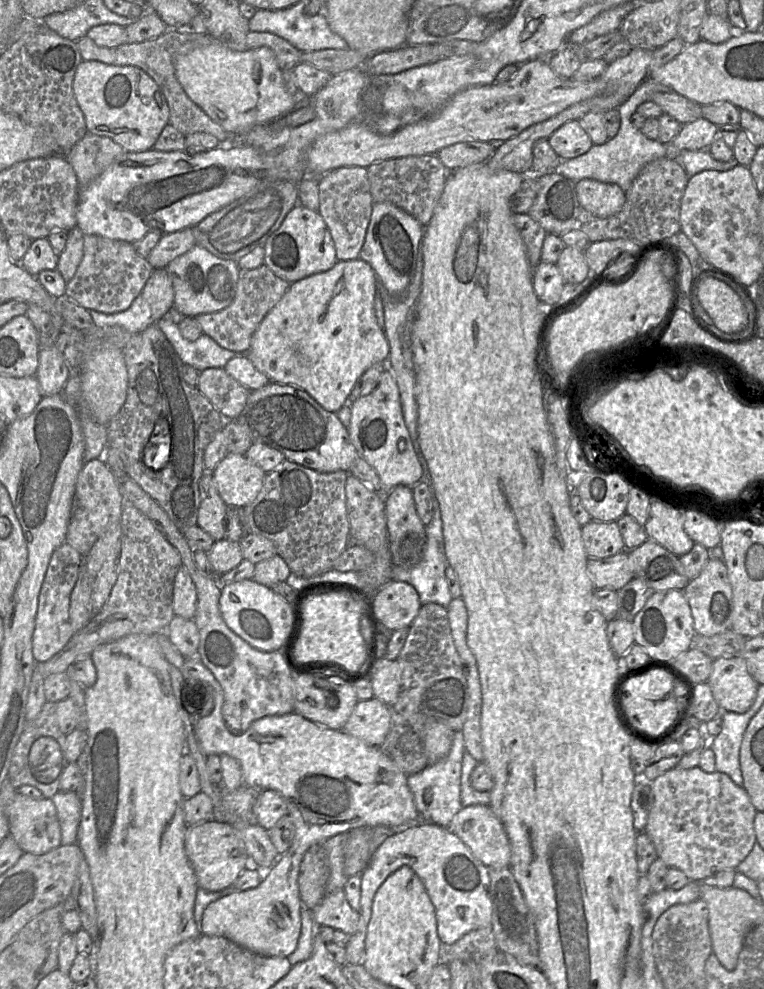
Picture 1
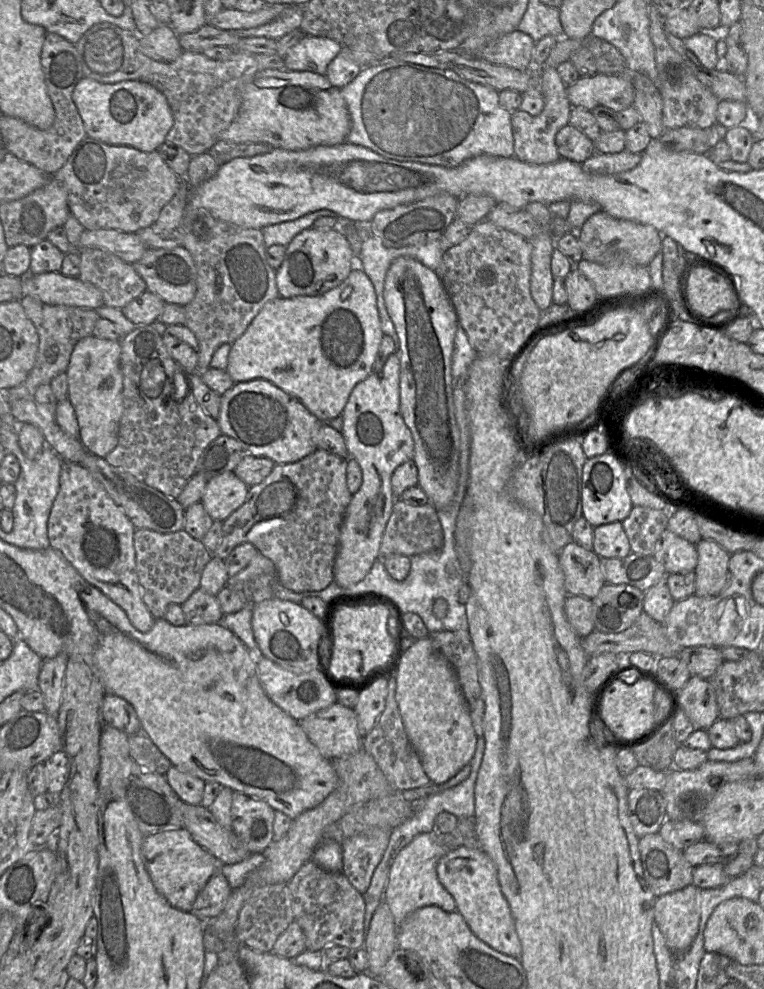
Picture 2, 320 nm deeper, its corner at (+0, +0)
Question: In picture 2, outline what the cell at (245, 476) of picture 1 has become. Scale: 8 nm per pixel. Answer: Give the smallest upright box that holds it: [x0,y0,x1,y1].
[201,471,249,521]

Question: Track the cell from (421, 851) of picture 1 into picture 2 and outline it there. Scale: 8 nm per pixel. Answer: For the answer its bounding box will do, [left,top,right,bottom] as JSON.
[437,846,522,958]

